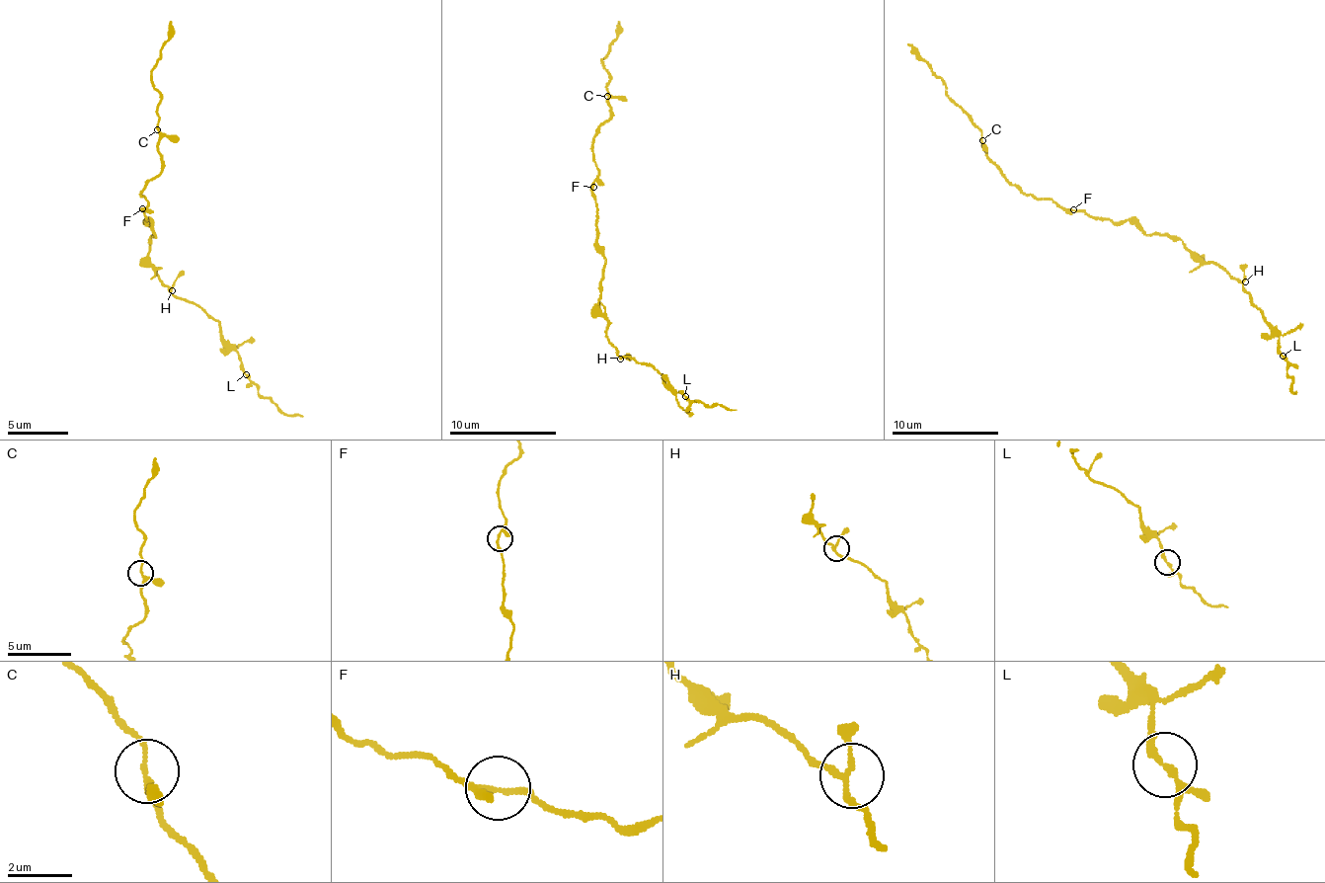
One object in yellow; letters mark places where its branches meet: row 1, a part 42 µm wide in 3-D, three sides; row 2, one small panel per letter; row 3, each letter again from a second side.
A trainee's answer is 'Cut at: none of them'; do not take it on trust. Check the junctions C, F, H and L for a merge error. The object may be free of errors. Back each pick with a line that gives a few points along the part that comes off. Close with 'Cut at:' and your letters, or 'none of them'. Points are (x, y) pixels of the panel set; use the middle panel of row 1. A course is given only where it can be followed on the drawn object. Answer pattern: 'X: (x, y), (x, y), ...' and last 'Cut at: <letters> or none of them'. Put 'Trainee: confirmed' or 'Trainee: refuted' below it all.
Cut at: none of them
Trainee: confirmed

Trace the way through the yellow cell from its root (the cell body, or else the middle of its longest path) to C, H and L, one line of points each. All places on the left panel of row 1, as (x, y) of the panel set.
C: (145, 220), (142, 208), (148, 202), (142, 190), (160, 172), (157, 129)
H: (145, 220), (154, 232), (148, 260), (157, 269), (157, 278), (172, 290)
L: (145, 220), (154, 232), (148, 260), (157, 278), (217, 323), (221, 339), (239, 357), (245, 374)

